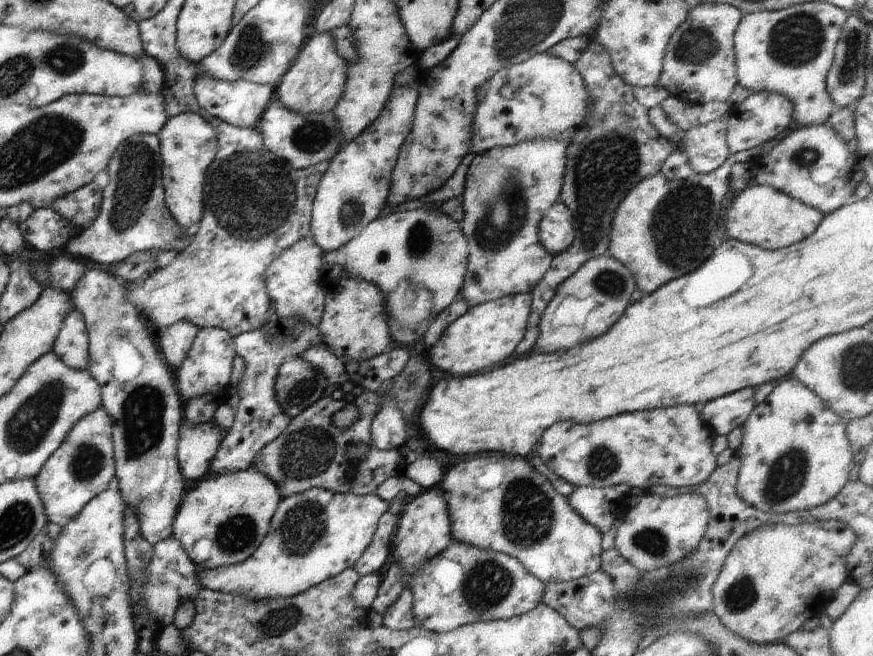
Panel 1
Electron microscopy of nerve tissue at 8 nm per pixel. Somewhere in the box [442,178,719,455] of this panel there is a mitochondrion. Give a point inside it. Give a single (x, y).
(674, 223)

